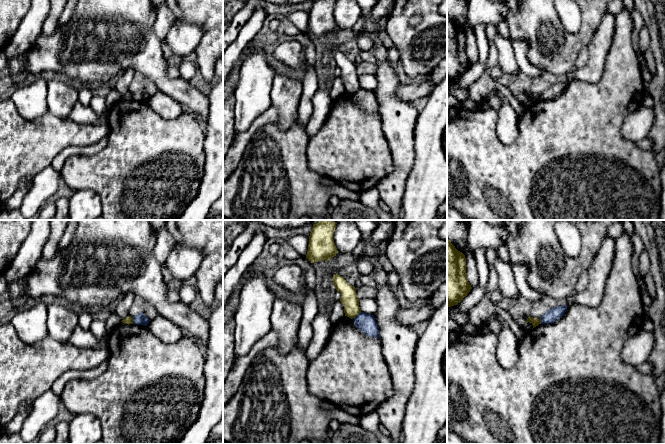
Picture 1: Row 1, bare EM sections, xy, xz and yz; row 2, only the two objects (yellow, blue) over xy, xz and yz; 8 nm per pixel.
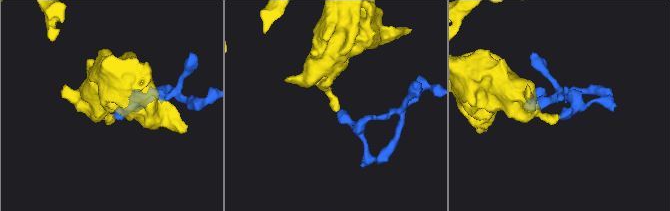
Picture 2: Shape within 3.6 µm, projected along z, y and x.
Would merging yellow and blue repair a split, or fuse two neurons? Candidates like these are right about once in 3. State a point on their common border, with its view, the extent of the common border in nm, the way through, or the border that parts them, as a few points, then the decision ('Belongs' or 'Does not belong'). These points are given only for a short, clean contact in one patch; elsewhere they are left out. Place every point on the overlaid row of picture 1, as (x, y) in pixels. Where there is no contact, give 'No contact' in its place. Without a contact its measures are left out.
Touches yellow at xz (357, 314). Shared border 80 nm. Boundary: xz (360, 311), (354, 318). Does not belong

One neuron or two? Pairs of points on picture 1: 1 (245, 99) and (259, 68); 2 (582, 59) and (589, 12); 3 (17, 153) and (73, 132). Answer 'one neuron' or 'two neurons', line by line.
1: one neuron
2: two neurons
3: one neuron

